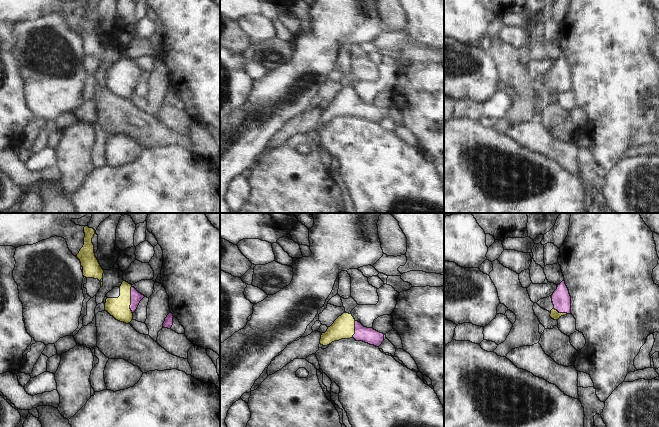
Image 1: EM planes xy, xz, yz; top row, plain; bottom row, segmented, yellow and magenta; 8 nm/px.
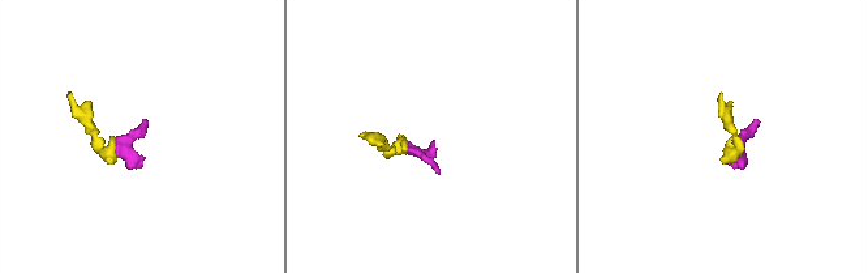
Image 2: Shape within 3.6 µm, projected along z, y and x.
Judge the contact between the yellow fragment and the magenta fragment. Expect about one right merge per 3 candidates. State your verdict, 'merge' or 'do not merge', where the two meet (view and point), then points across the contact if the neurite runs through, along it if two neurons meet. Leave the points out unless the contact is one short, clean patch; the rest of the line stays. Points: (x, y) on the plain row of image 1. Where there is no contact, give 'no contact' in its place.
merge; contact xy (130, 76); way xy (119, 84), (122, 84), (130, 76), (136, 73)

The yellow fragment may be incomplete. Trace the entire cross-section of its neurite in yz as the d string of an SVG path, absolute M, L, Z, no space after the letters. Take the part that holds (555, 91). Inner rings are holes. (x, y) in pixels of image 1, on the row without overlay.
M565 57L557 61L557 65L553 68L551 74L554 81L554 84L550 88L552 95L558 97L561 92L571 89L571 72Z

